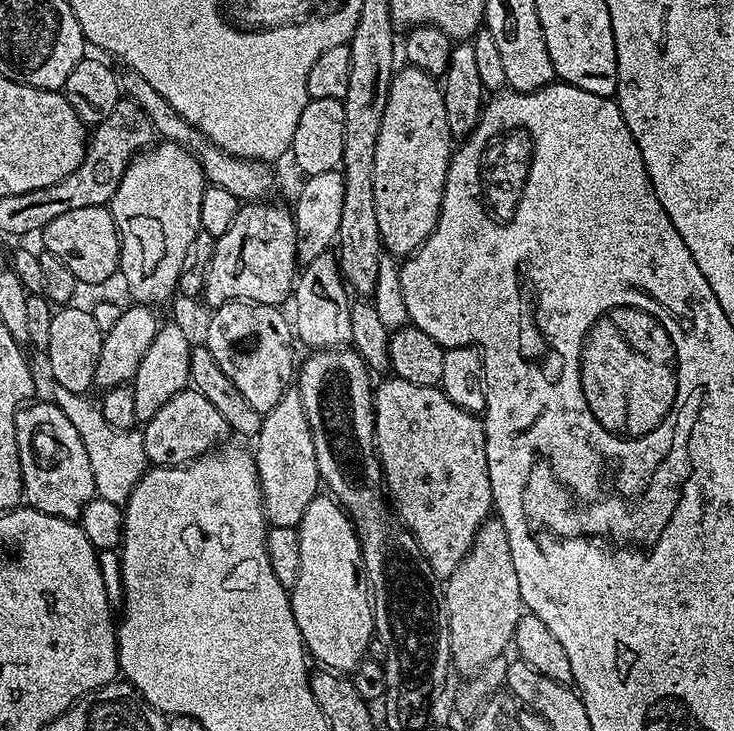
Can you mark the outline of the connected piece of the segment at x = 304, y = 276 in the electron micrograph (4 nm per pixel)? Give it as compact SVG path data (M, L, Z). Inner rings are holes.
M331 251L323 252L314 262L303 265L298 279L294 285L294 291L290 297L293 304L290 311L290 320L294 325L294 336L312 350L321 348L339 348L351 341L350 334L350 303L349 289L346 281L340 275L340 266L336 263L335 255Z

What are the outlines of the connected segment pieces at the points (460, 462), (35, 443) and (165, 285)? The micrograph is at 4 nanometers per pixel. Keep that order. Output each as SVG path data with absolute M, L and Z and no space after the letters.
M389 378L375 385L374 395L372 397L372 409L374 410L374 438L376 439L376 454L380 458L380 469L384 472L384 482L387 495L394 505L395 515L399 523L408 531L412 532L414 538L420 547L420 555L428 559L428 565L437 578L447 578L454 569L466 558L470 546L474 542L474 534L484 525L485 520L489 519L493 511L492 487L490 486L490 470L486 466L486 434L484 425L479 415L462 410L446 398L446 394L439 386L431 388L430 386L414 386L414 382L406 382Z
M25 403L16 415L16 441L18 462L22 470L22 486L27 507L54 518L79 521L82 510L95 500L93 471L82 437L70 418L66 418L58 405Z
M161 141L144 149L128 164L126 174L118 184L114 198L108 205L119 234L119 269L127 281L131 301L140 306L164 303L180 283L180 276L188 262L188 252L194 238L201 231L202 194L208 187L197 157L176 143Z

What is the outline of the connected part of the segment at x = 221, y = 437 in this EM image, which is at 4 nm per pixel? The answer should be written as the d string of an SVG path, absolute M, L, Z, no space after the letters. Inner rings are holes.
M187 386L172 398L143 425L145 454L152 466L183 466L229 439L230 429L226 418L195 388Z

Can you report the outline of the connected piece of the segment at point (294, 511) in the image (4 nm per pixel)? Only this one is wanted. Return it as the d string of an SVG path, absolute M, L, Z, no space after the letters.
M299 391L284 392L282 398L278 398L278 406L263 413L260 433L254 437L254 444L264 519L274 528L296 528L306 506L322 488L312 427L306 418L306 406L302 406Z

